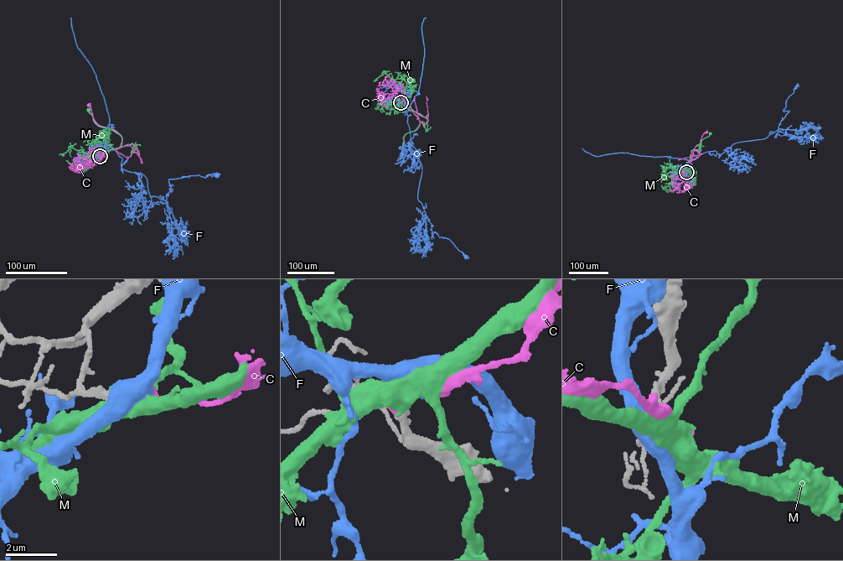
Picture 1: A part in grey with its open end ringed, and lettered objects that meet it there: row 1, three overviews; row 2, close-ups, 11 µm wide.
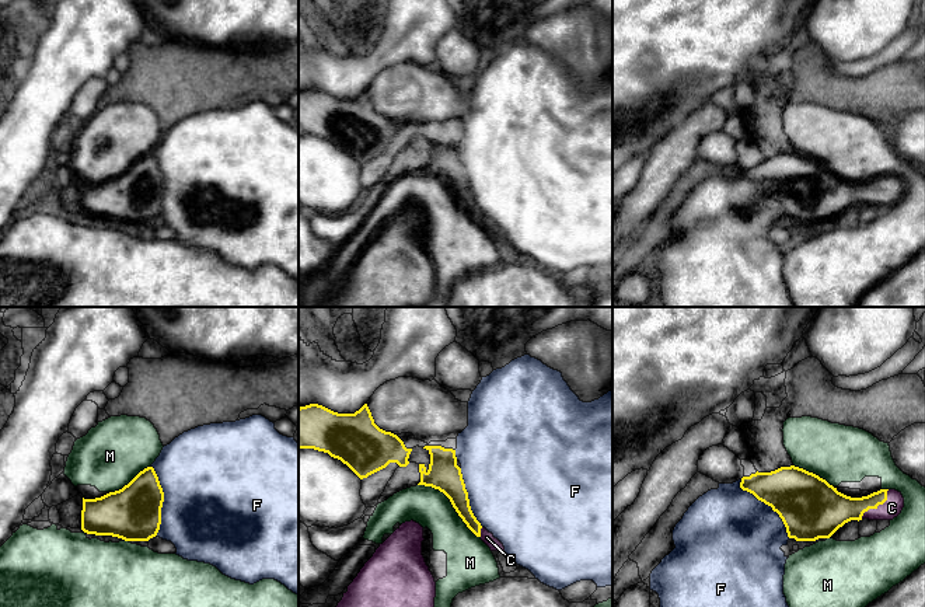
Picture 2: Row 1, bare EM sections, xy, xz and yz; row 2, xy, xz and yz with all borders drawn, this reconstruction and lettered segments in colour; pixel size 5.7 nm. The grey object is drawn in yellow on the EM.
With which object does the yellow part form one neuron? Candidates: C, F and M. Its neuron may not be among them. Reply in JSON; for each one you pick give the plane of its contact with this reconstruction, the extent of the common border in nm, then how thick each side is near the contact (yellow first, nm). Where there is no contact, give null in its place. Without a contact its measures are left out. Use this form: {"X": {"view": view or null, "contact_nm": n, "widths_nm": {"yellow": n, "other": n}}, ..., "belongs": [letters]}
{"C": {"view": "yz", "contact_nm": 240, "widths_nm": {"yellow": 200, "other": 110}}, "belongs": ["C"]}

